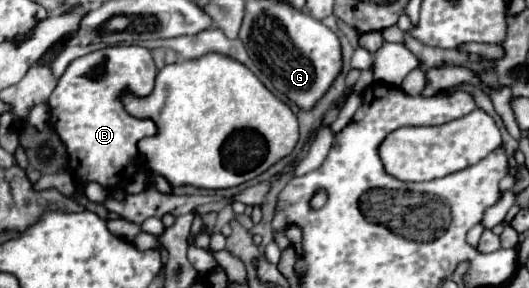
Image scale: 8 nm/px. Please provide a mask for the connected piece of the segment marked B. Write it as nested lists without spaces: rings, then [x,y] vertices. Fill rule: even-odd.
[[[117,45],[75,59],[59,77],[49,101],[51,119],[71,155],[71,175],[77,173],[81,163],[81,183],[97,181],[105,189],[117,187],[123,169],[139,157],[137,141],[157,133],[153,121],[139,121],[119,105],[119,89],[131,89],[139,93],[139,97],[151,93],[155,69],[149,49],[139,45]]]

